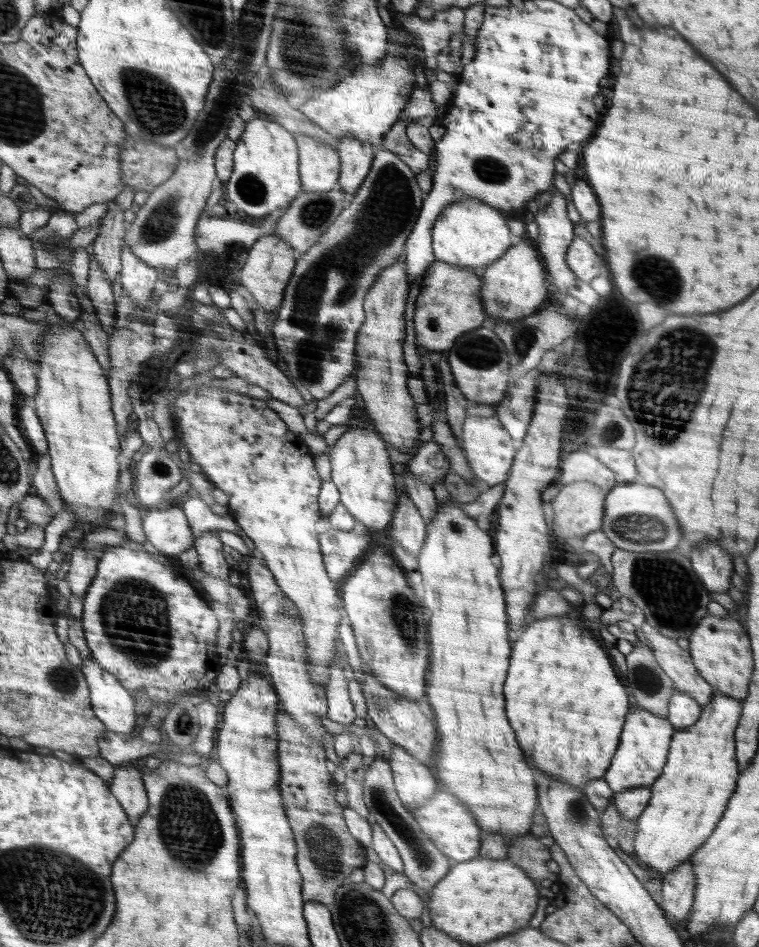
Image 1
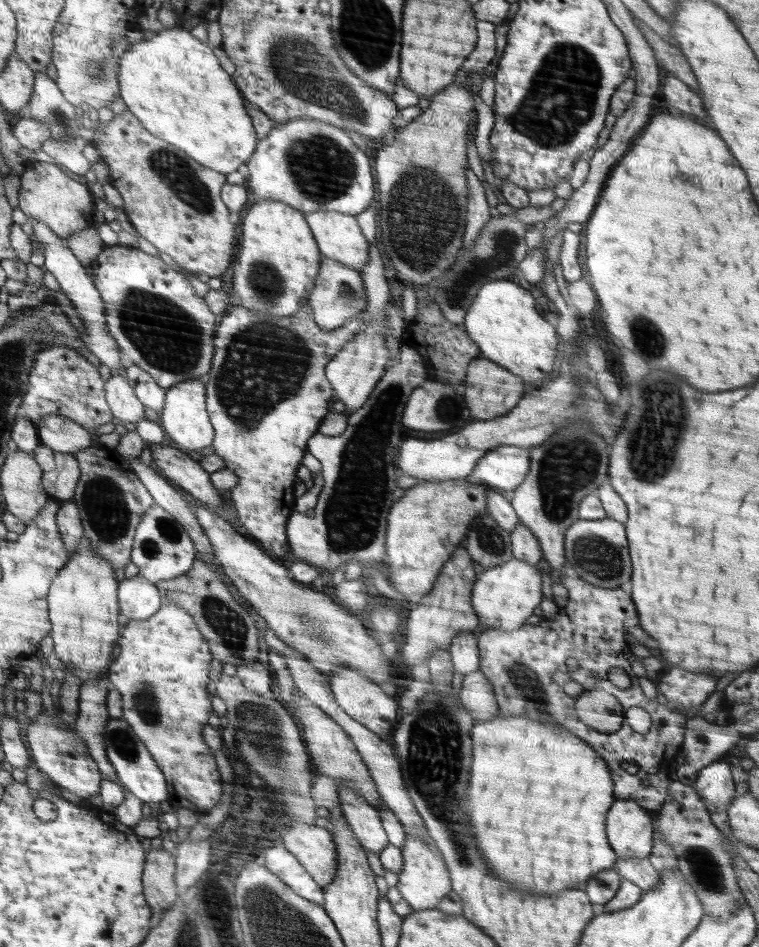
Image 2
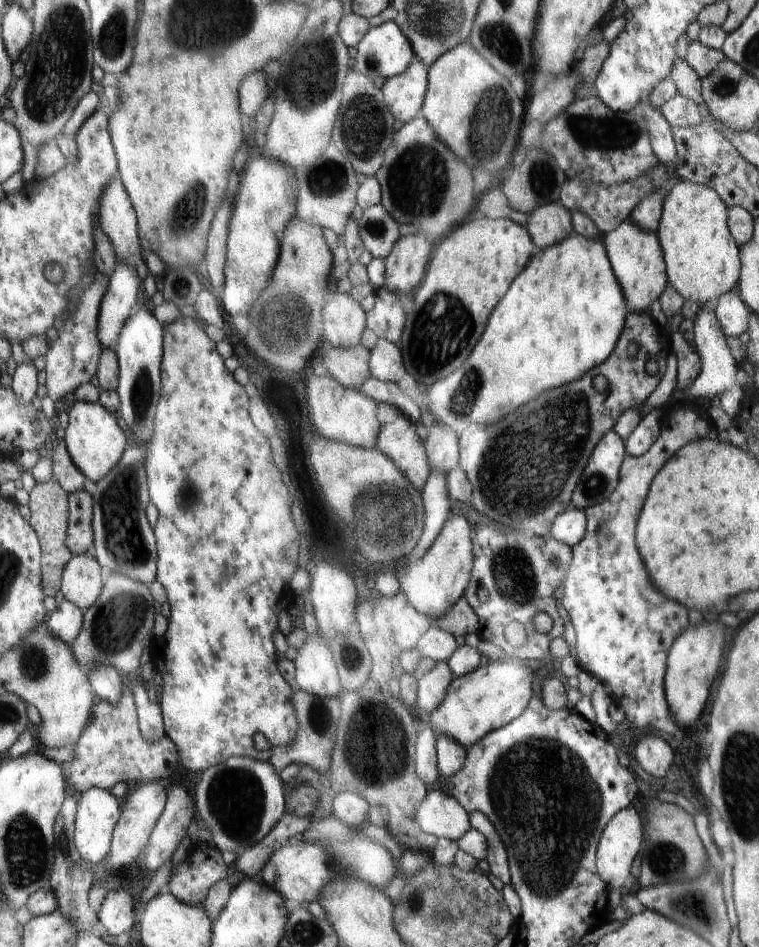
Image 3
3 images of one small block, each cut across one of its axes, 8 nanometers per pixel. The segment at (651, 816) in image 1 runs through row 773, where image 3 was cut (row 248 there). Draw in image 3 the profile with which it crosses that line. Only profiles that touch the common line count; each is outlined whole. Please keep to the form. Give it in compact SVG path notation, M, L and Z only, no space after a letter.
M686 179L672 183L663 200L663 210L655 234L659 238L663 255L666 257L667 279L670 285L683 297L696 301L702 305L708 304L713 299L719 299L732 291L738 282L738 272L742 252L732 238L727 219L730 213L727 204L720 199L714 188L704 183L694 183Z

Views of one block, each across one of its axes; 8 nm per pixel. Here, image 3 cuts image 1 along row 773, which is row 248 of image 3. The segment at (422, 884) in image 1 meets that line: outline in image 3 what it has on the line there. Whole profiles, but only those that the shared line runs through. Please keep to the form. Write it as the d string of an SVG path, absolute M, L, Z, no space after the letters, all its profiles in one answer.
M382 204L363 210L359 234L372 258L386 259L399 241L399 226Z

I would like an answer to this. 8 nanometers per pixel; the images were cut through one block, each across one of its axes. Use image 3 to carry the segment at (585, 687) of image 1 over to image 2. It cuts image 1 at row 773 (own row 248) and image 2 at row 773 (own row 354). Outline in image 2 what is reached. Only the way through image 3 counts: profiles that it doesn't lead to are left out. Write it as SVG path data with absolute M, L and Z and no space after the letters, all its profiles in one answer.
M499 715L492 720L476 722L476 728L472 729L471 740L476 740L472 744L472 752L476 752L476 760L472 760L472 792L468 792L468 820L472 824L472 832L476 836L476 846L480 848L480 854L488 868L502 880L502 882L512 882L516 888L524 888L526 892L532 894L556 894L568 888L582 888L585 881L592 875L596 875L601 870L613 868L618 857L615 849L611 847L607 839L607 814L611 811L611 806L615 803L614 783L612 783L612 772L608 769L606 761L600 758L600 754L592 749L588 742L582 738L562 730L563 726L552 726L554 724L542 724L539 720L532 720L529 716L510 716L501 718Z

